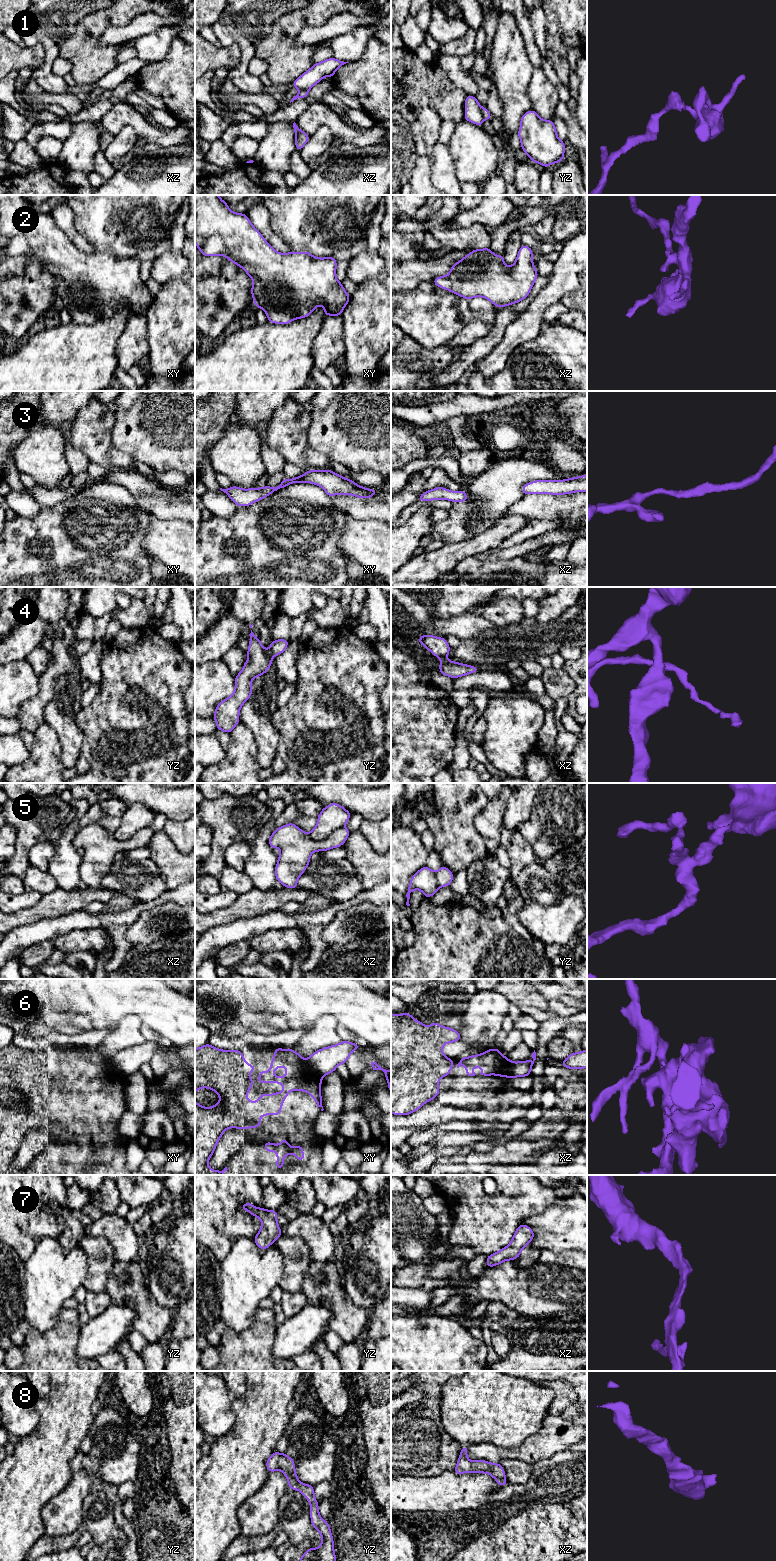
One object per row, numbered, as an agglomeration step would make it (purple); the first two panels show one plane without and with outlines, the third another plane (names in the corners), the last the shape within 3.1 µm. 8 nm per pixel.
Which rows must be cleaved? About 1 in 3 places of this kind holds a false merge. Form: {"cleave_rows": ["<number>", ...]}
{"cleave_rows": ["1", "4", "5", "6"]}

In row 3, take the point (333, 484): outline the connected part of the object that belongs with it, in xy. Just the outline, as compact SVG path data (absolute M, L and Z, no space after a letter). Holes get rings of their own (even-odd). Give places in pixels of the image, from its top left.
M309 470L303 475L284 480L277 487L264 486L263 488L242 489L236 486L231 486L229 489L222 489L237 506L249 506L256 501L260 501L292 483L306 482L319 485L323 488L326 494L331 497L333 495L352 495L358 498L370 498L376 493L376 489L367 489L356 484L354 481L344 478L332 470Z

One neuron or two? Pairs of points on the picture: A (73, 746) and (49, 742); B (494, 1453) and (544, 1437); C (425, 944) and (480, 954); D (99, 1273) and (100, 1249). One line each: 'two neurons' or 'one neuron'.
A: two neurons
B: one neuron
C: one neuron
D: one neuron

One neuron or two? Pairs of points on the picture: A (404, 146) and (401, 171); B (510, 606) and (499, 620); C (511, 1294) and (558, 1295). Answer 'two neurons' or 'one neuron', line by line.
A: one neuron
B: one neuron
C: one neuron

